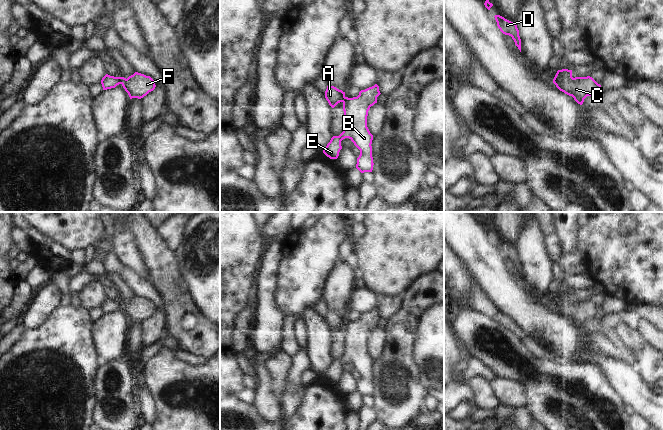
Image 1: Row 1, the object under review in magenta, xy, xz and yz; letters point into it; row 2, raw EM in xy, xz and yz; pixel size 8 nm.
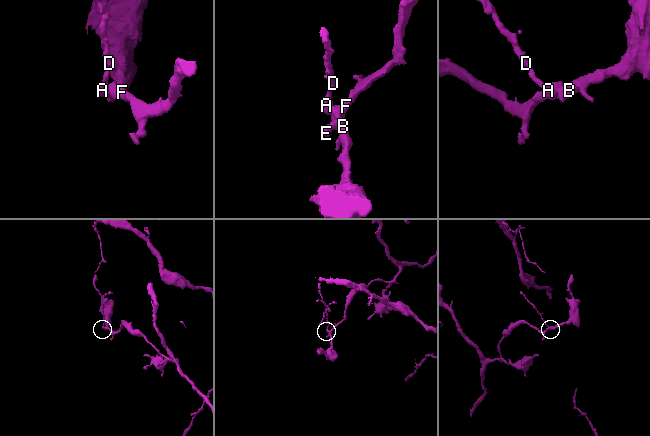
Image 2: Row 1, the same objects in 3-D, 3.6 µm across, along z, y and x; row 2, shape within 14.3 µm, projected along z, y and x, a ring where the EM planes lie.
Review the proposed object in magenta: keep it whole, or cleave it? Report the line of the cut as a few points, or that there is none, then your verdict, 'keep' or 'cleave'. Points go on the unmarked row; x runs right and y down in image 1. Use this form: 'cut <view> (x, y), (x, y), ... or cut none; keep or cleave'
cut xy (119, 301), (121, 307); cleave

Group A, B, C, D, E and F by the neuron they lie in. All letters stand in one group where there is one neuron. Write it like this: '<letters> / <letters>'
A D / B C E F

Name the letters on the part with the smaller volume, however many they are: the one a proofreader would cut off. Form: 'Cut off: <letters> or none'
Cut off: A, D

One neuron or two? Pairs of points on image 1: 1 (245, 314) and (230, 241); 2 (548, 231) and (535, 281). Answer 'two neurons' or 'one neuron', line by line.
1: two neurons
2: two neurons

